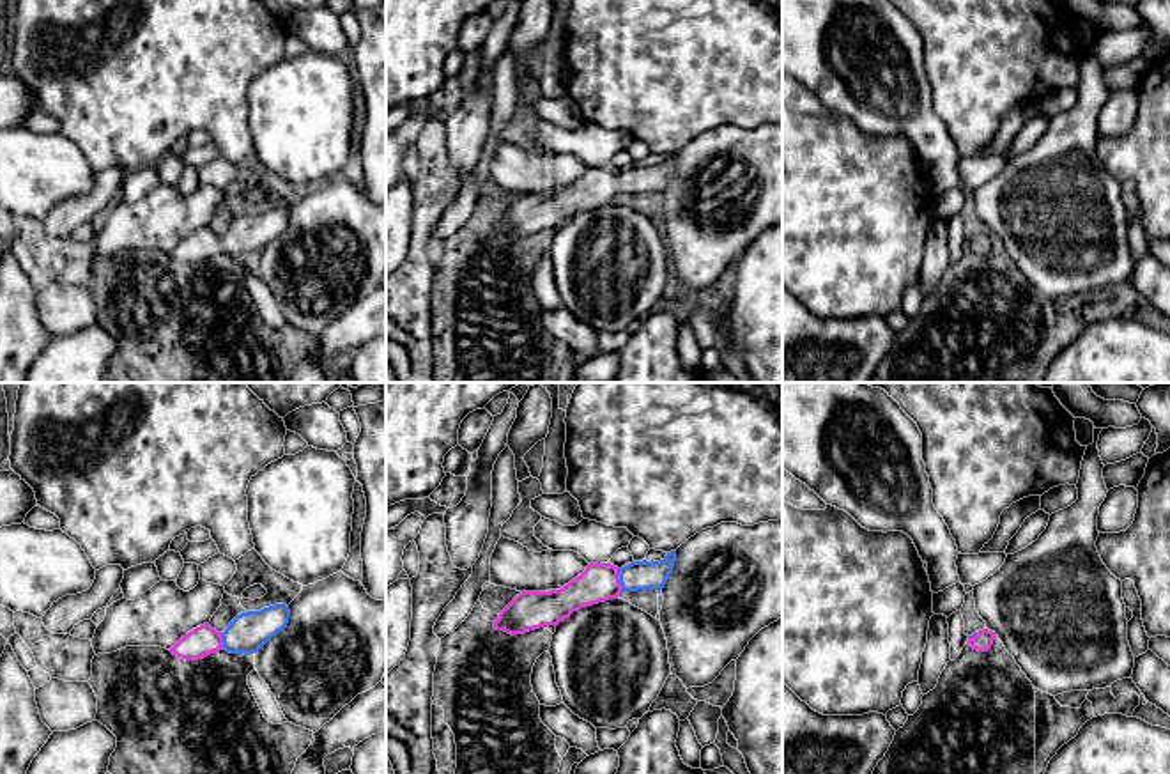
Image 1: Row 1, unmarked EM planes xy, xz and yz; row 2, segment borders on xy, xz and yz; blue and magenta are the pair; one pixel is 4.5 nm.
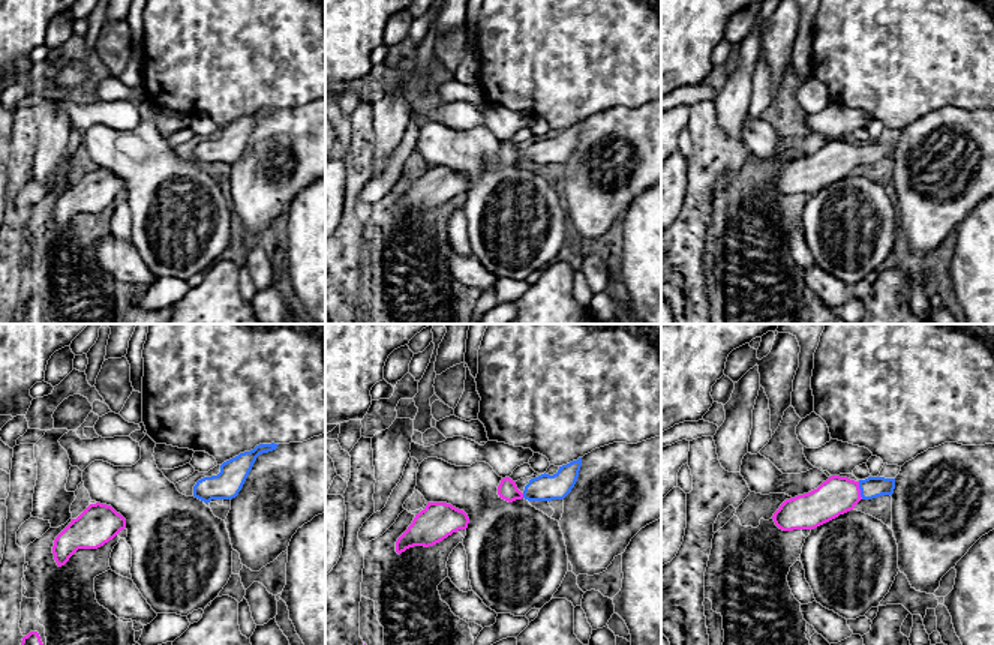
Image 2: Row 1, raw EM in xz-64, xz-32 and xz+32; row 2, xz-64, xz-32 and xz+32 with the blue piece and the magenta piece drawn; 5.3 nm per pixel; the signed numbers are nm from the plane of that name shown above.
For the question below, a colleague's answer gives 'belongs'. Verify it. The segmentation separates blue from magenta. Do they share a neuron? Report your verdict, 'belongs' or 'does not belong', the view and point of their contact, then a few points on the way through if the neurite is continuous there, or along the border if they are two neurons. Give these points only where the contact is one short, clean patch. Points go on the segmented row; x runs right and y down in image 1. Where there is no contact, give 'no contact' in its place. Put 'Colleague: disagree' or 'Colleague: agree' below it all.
belongs; meets blue in xz at (620, 580); runs through xz (636, 576), (620, 580), (599, 583)
Colleague: agree

